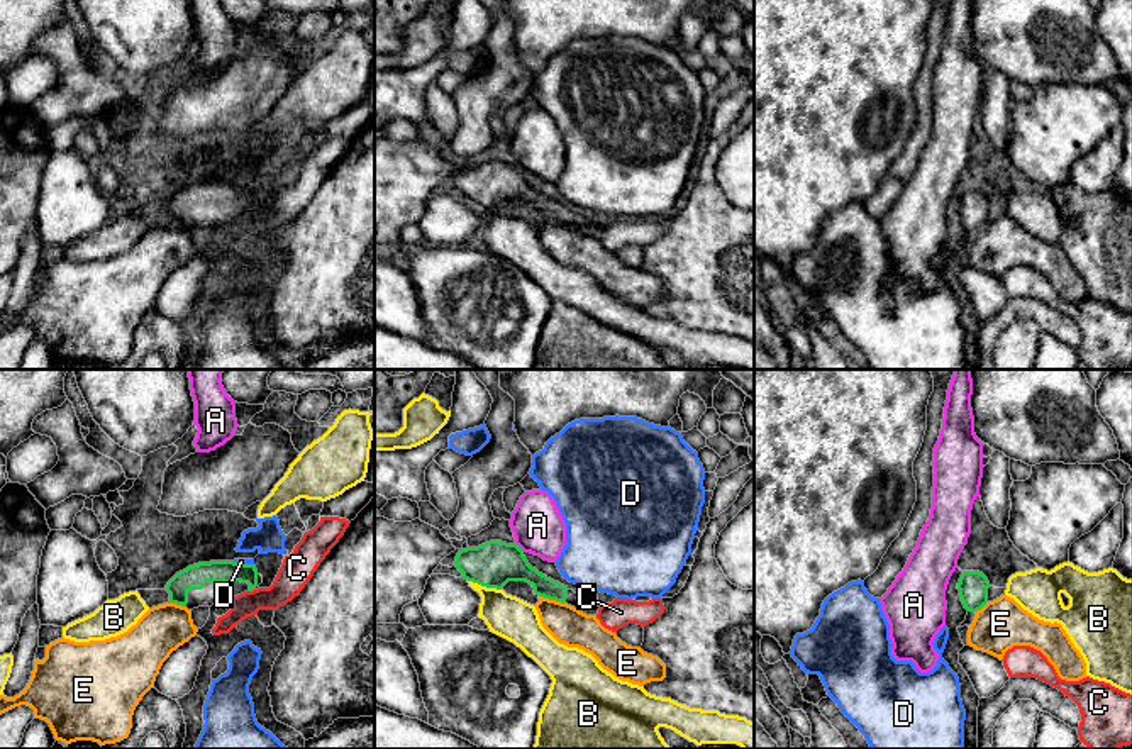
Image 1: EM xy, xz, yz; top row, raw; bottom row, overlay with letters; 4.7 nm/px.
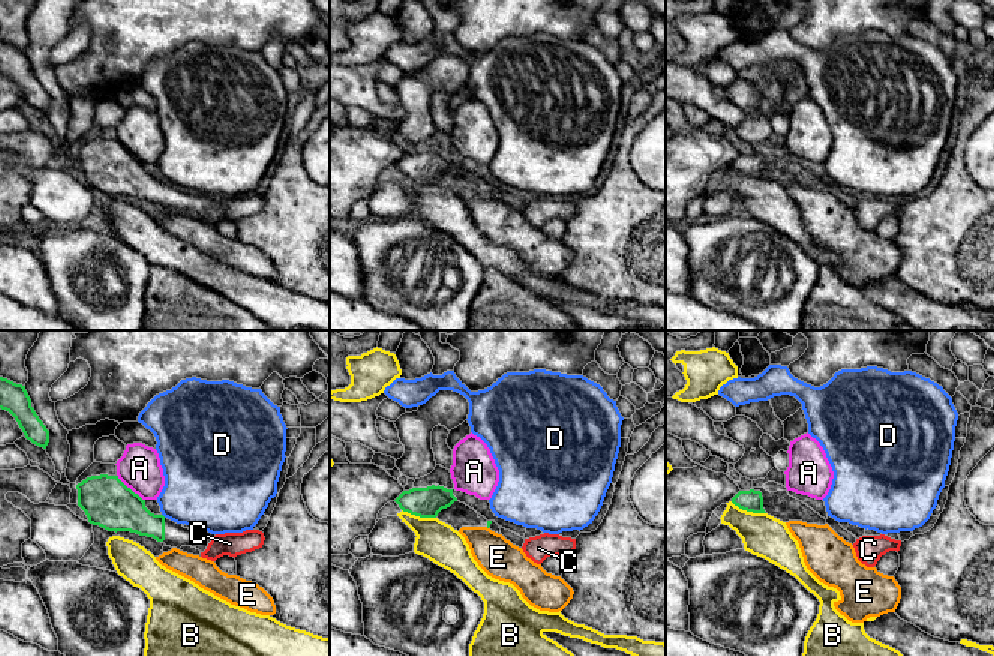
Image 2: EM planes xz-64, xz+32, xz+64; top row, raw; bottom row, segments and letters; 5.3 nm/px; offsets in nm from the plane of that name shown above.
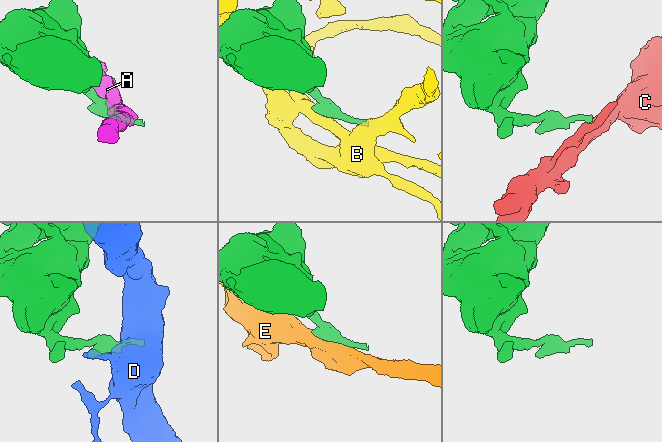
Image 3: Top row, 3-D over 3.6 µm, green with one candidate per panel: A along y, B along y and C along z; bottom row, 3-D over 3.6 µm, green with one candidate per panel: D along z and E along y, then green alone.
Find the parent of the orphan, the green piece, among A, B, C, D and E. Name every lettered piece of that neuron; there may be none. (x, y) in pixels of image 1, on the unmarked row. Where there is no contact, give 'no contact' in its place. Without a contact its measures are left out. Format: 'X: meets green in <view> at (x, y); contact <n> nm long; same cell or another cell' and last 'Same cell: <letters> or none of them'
A: meets green in xz at (519, 168); contact 60 nm long; another cell
B: meets green in xz at (485, 205); contact 170 nm long; another cell
C: meets green in xy at (251, 210); contact 40 nm long; another cell
D: meets green in xy at (243, 185); contact 110 nm long; another cell
E: meets green in xz at (553, 219); contact 130 nm long; another cell
Same cell: none of them

